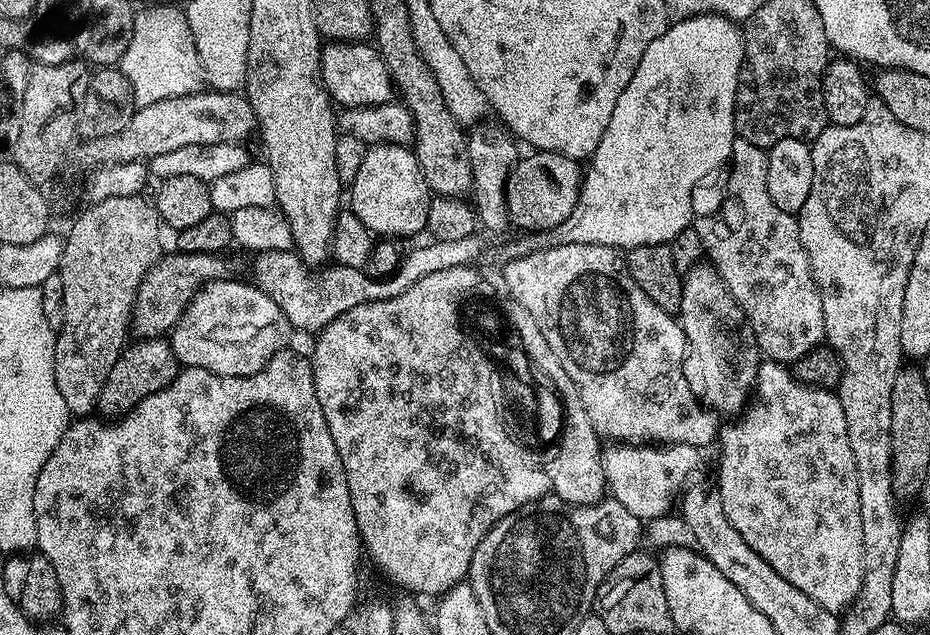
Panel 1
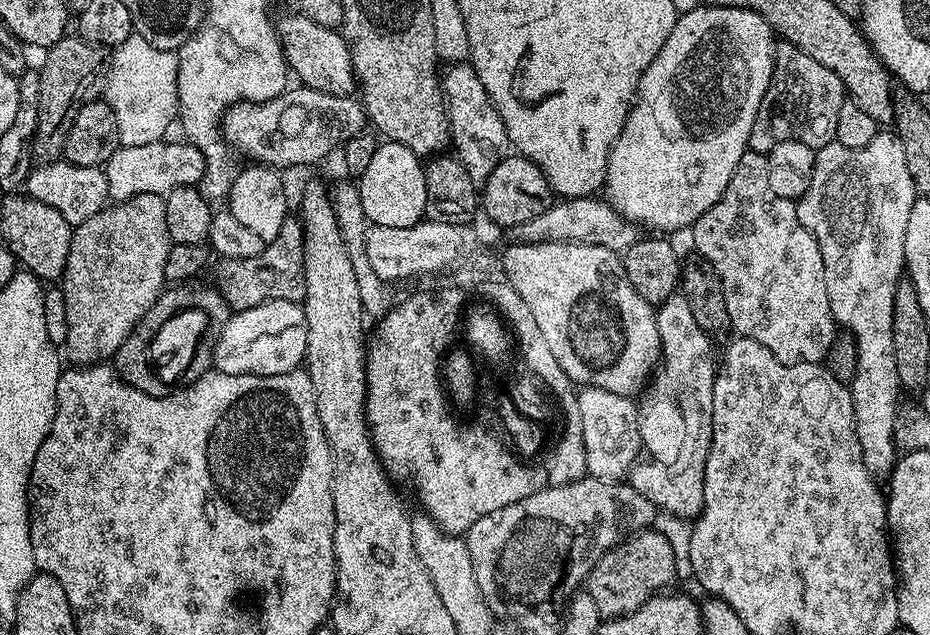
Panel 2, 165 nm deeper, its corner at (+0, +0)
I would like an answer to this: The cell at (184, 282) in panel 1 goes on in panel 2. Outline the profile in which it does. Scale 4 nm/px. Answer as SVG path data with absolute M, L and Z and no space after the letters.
M289 214L282 222L282 230L278 230L278 238L267 241L263 250L254 258L241 260L221 259L216 268L215 287L225 297L228 305L236 312L250 310L254 306L262 306L271 300L303 301L304 298L304 226L295 215Z

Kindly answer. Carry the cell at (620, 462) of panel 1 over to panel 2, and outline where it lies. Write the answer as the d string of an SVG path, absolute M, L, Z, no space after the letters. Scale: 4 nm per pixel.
M583 387L577 393L579 417L582 419L586 447L587 473L598 480L625 479L639 459L643 444L639 434L637 403L629 396L614 394L601 387Z

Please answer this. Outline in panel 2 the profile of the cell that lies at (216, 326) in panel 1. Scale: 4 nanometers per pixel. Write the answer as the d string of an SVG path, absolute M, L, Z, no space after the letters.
M271 300L262 306L229 315L223 321L212 362L217 372L277 376L297 371L308 355L306 314L295 300Z

